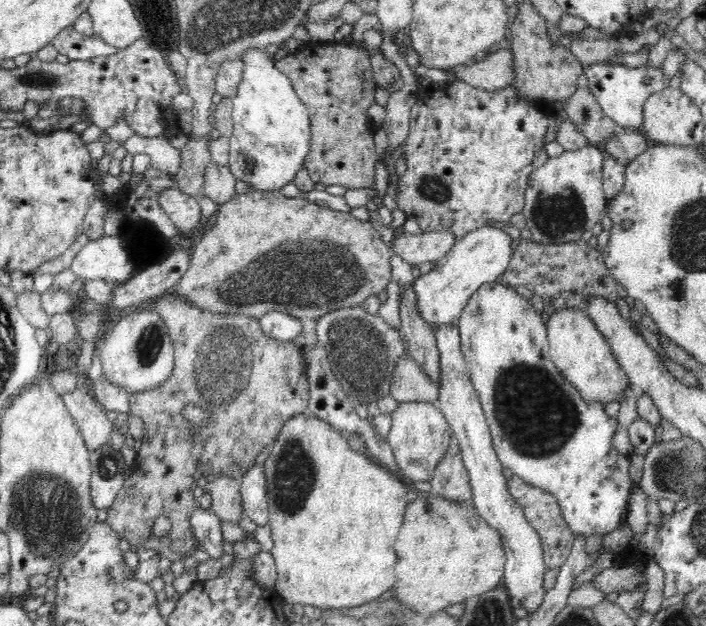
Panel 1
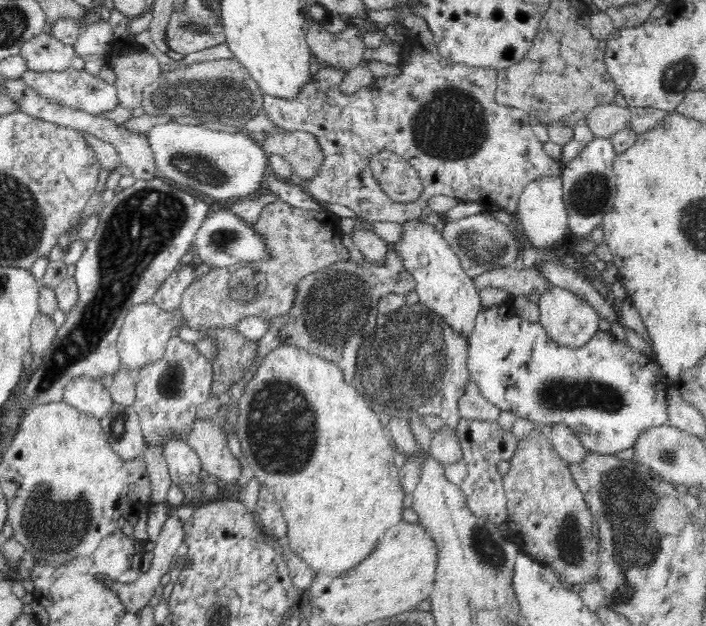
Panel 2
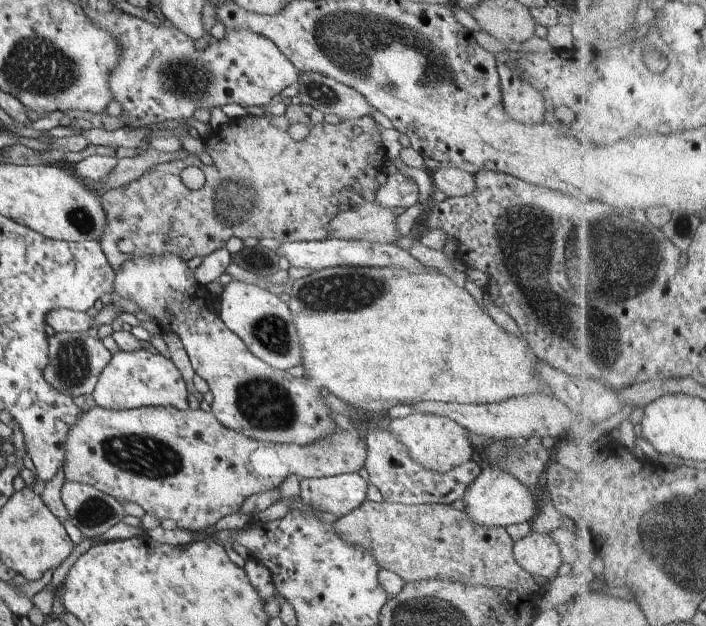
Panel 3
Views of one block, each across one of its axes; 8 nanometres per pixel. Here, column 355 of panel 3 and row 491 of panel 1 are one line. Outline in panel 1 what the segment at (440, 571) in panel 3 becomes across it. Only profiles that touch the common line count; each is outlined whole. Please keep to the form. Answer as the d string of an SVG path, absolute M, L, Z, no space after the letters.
M515 474L506 480L506 485L508 485L510 495L522 506L522 510L530 526L534 527L540 535L546 568L560 569L571 553L575 535L561 516L561 508L558 506L557 498L548 494L545 490L524 482L524 479Z

